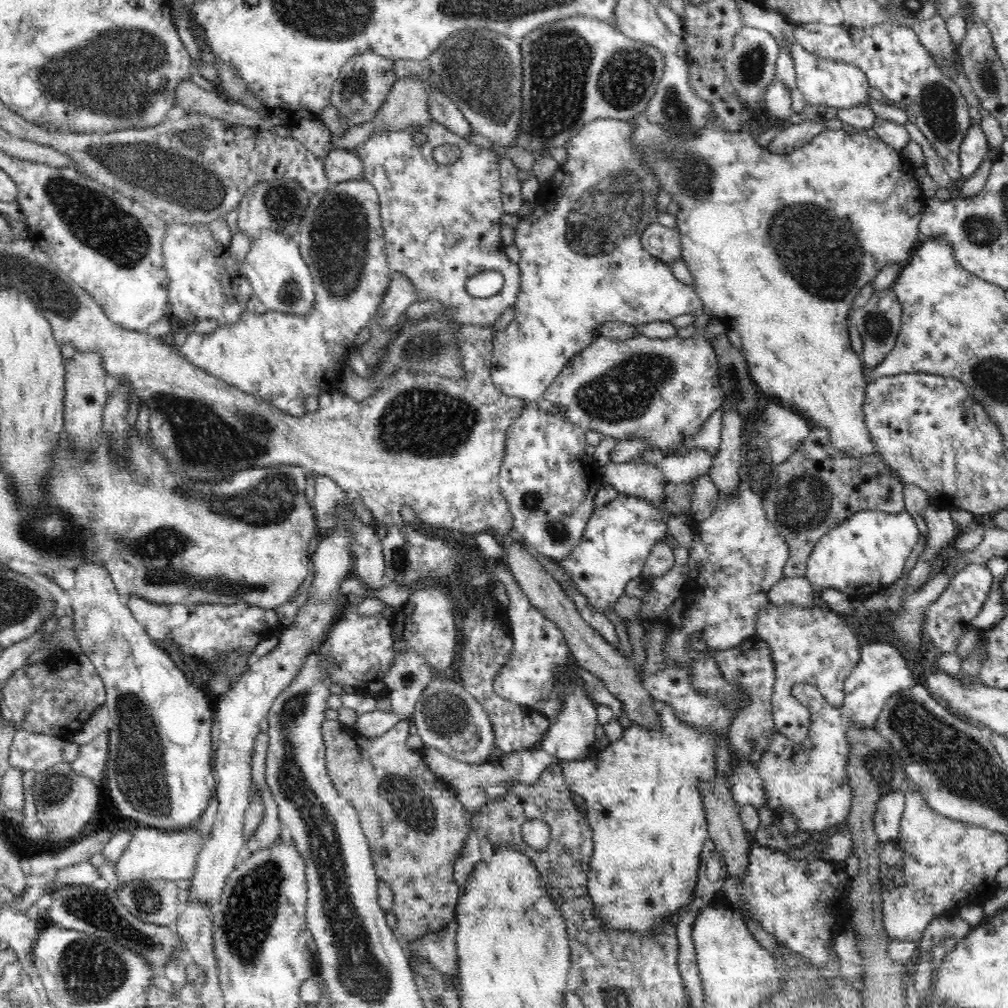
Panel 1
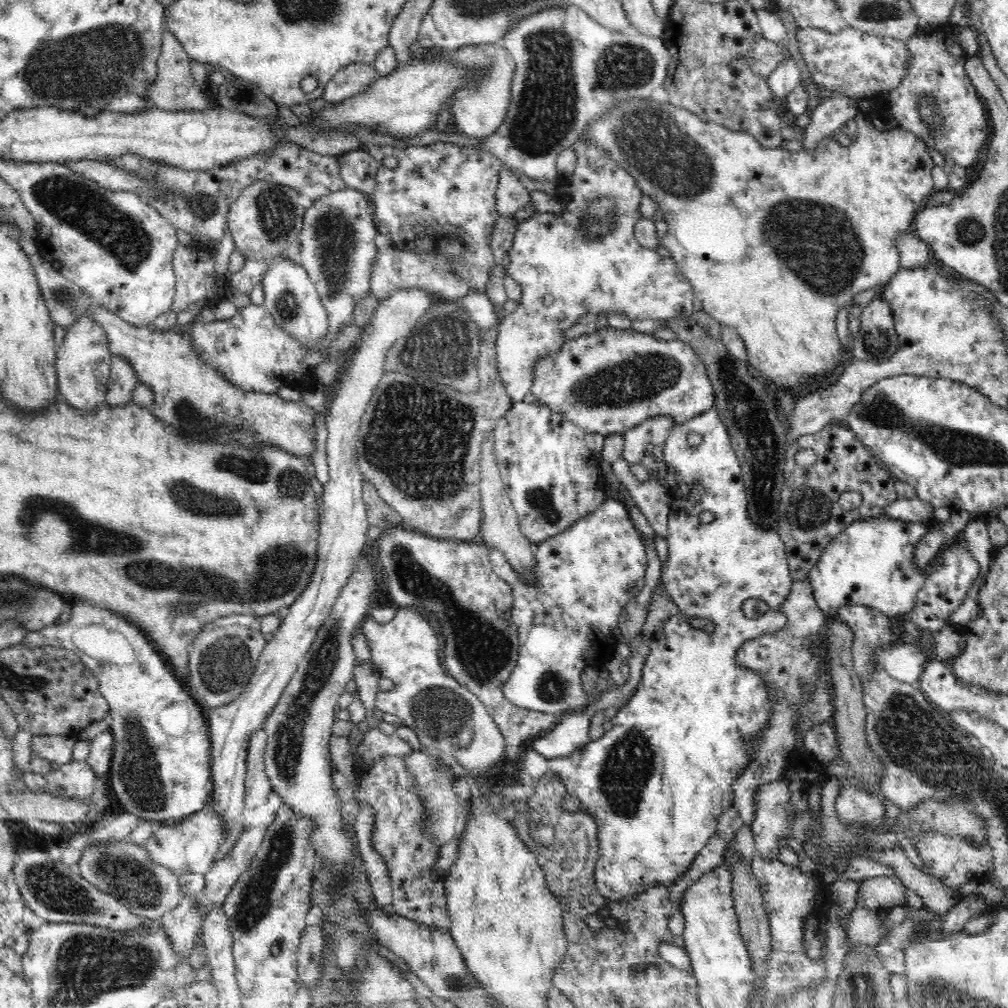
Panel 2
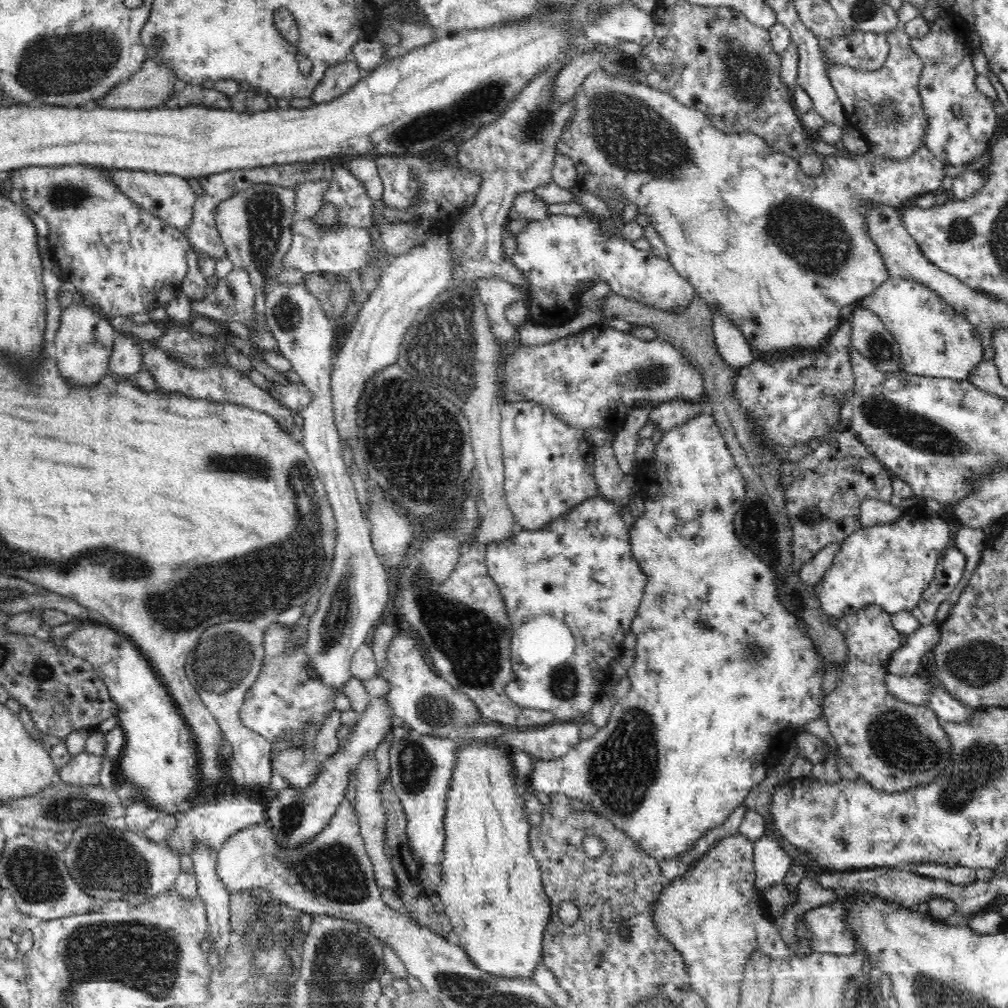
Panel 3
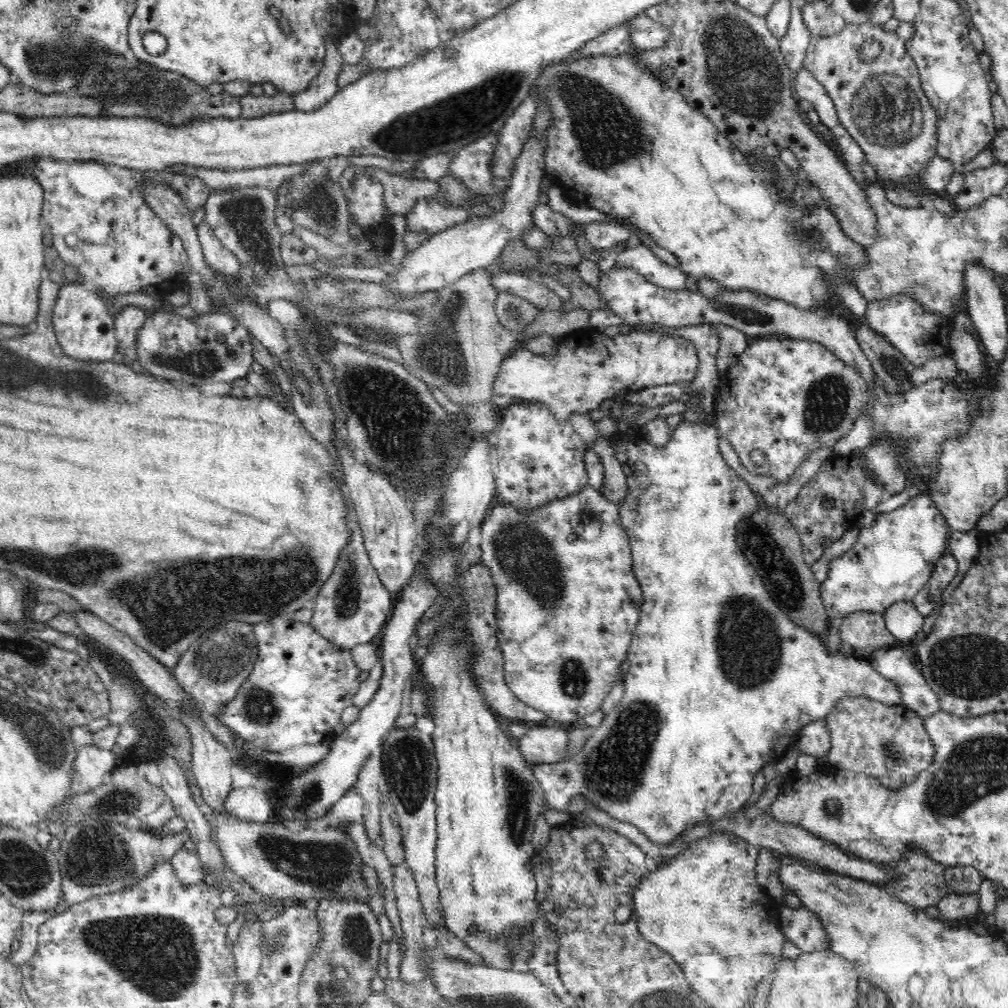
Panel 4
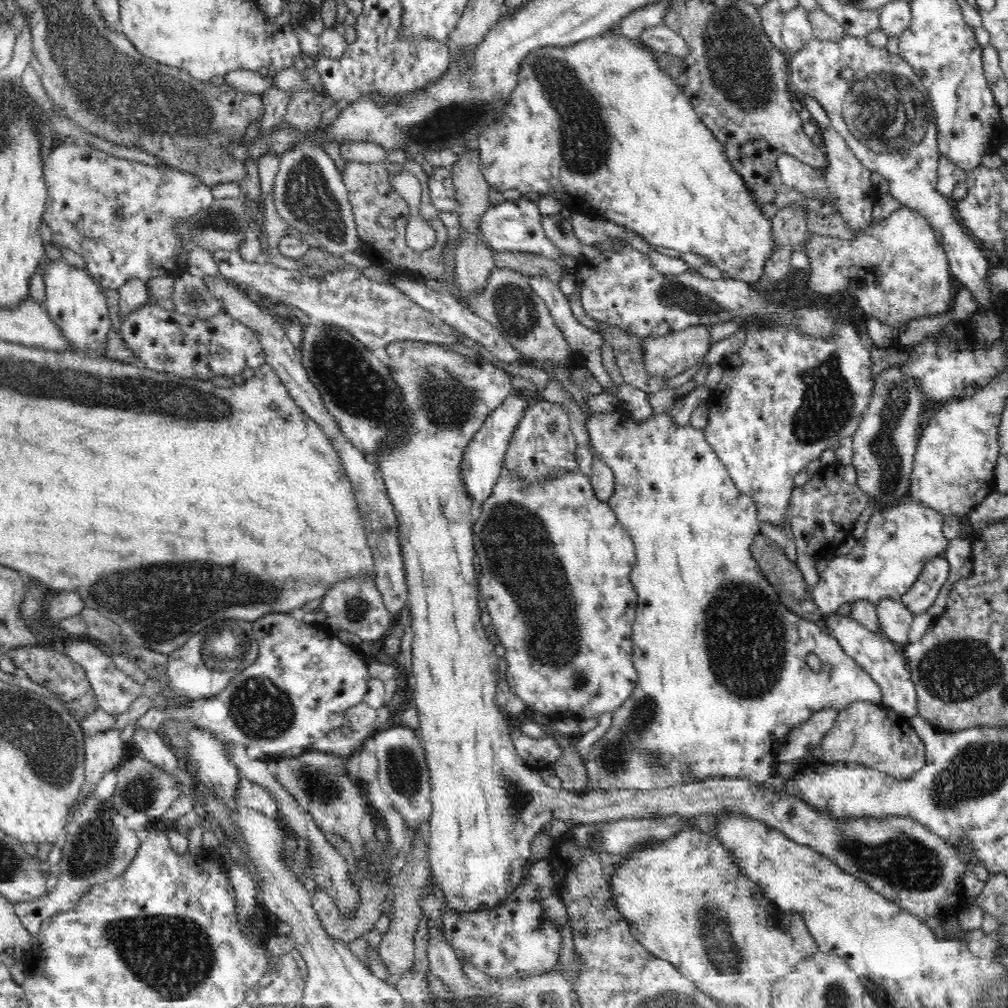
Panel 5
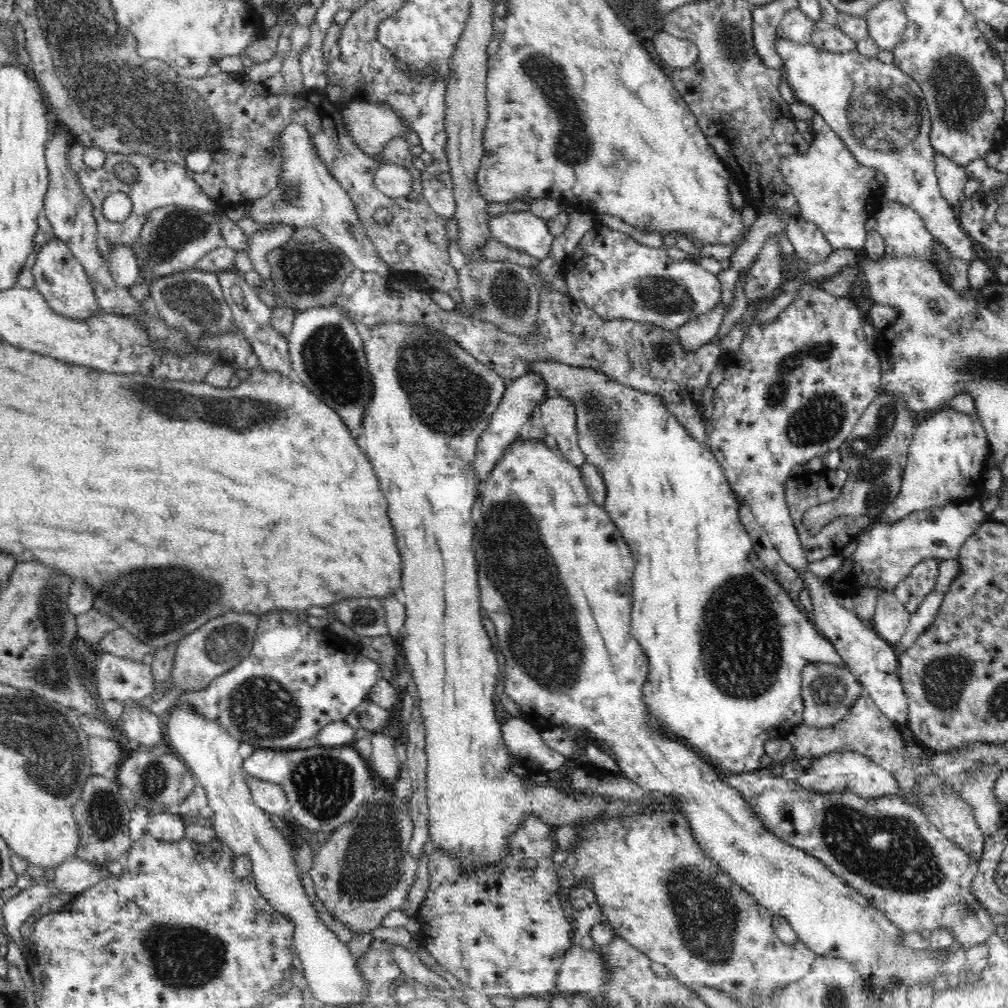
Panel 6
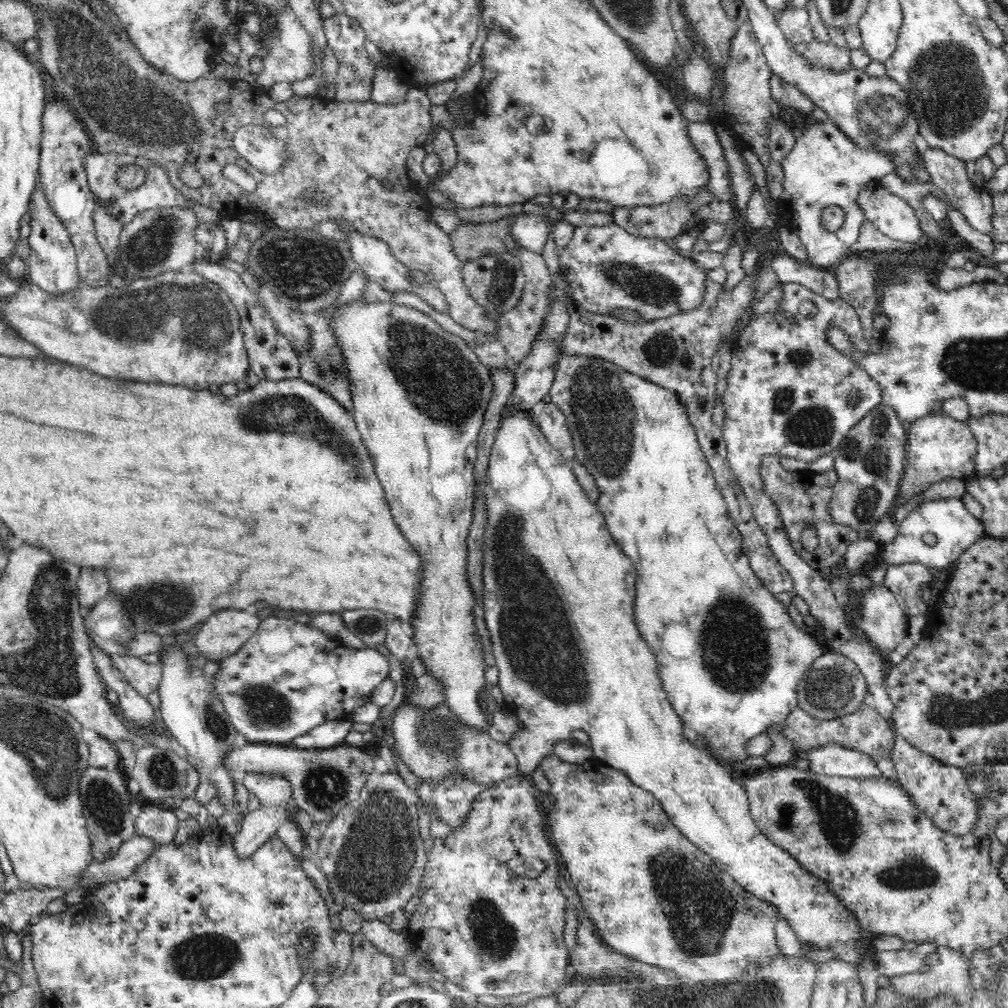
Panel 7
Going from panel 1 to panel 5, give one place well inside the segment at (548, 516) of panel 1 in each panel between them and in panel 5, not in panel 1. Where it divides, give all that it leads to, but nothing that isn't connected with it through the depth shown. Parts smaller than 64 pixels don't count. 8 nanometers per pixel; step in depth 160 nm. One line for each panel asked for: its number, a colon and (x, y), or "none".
2: (552, 478)
3: (548, 464)
4: (539, 458)
5: (543, 444)

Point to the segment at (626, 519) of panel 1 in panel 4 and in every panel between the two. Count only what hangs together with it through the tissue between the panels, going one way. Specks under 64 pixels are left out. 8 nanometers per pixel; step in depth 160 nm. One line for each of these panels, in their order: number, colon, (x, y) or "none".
2: (585, 576)
3: (572, 588)
4: (566, 610)

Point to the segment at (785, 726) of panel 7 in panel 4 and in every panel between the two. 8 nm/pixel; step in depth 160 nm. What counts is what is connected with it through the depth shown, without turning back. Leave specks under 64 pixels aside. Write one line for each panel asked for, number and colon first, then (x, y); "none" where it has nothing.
4: (888, 742)
5: (868, 733)
6: (864, 730)

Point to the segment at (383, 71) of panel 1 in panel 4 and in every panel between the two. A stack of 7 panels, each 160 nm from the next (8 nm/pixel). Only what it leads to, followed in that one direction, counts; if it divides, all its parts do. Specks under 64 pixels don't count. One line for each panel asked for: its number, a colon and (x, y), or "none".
2: (355, 78)
3: (340, 77)
4: (324, 85)

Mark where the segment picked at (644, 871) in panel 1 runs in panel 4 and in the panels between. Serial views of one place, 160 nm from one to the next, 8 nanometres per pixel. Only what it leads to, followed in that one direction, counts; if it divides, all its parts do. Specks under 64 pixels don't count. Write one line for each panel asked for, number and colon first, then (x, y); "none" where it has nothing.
2: (656, 783)
3: (724, 679)
4: (721, 681)

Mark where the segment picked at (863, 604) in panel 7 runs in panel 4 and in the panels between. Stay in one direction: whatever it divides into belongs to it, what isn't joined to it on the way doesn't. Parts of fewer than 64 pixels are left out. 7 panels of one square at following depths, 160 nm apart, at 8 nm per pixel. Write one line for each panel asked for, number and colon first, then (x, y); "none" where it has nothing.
4: (903, 621)
5: (895, 619)
6: (891, 619)

